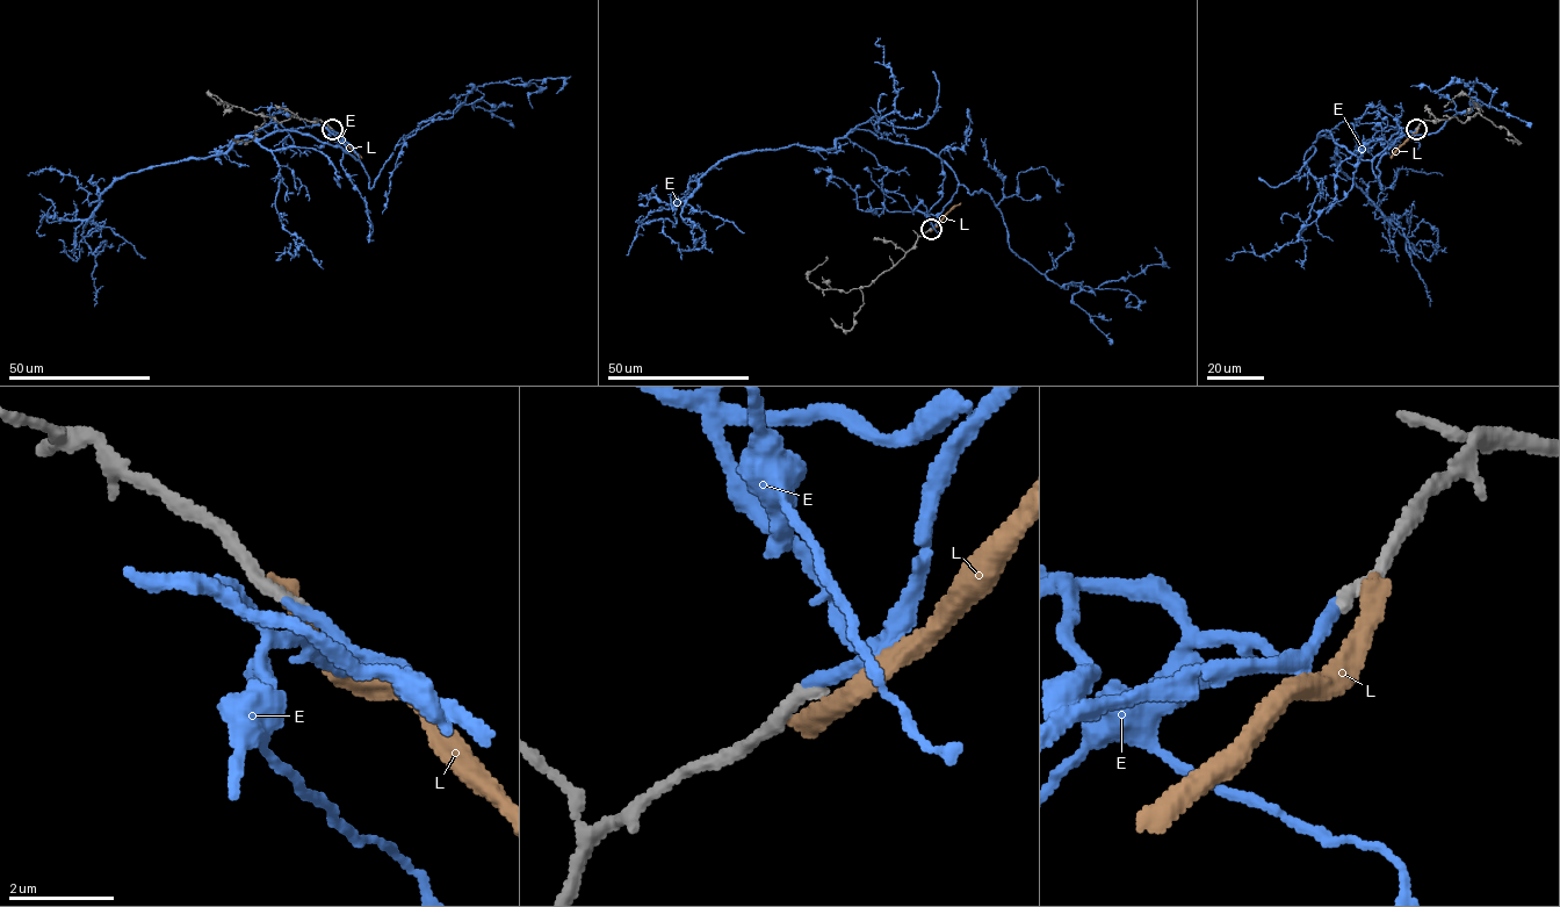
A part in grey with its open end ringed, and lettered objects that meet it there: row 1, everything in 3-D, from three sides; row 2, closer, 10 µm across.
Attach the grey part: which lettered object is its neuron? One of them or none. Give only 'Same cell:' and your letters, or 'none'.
Same cell: E

